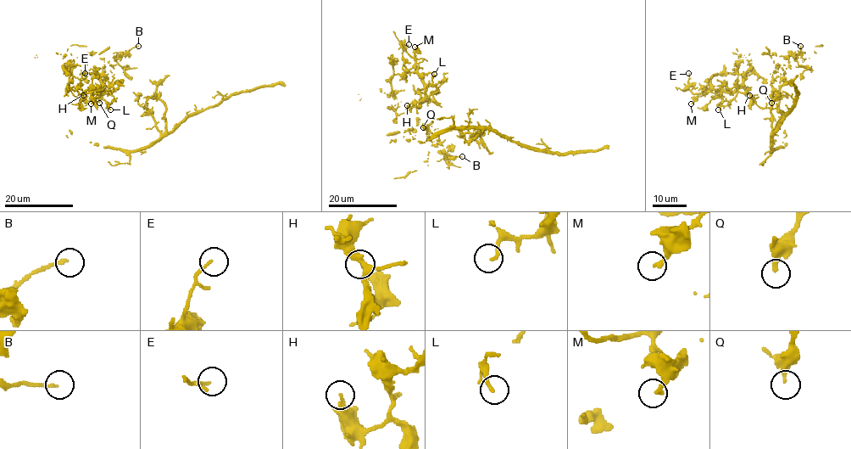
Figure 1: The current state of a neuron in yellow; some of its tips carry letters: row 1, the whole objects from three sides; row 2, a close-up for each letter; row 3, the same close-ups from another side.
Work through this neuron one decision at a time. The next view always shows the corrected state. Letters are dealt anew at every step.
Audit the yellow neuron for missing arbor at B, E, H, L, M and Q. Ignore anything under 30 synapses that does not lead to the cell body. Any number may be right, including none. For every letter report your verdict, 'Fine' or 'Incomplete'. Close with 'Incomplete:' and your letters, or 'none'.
B: Fine
E: Fine
H: Fine
L: Fine
M: Fine
Q: Fine
Incomplete: none

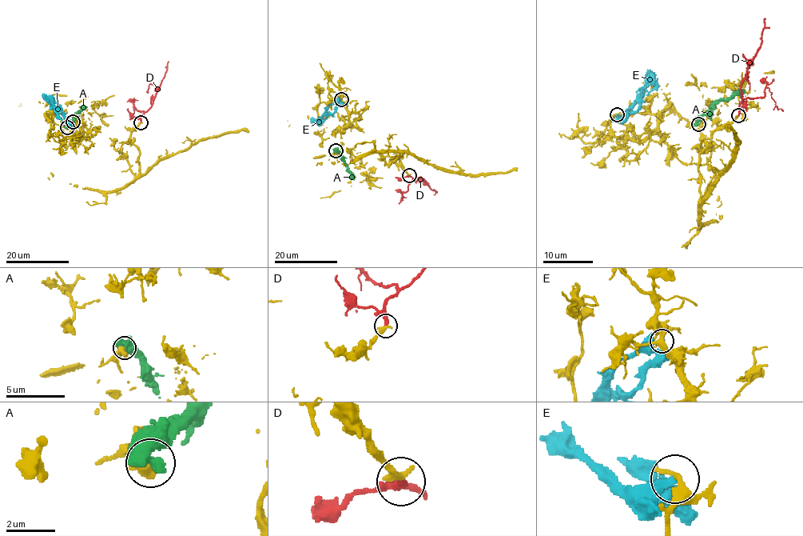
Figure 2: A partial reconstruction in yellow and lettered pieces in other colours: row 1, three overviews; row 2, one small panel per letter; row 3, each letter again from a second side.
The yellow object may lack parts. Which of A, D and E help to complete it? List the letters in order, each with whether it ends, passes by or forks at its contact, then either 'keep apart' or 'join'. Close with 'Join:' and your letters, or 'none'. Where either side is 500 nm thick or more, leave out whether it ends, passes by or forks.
A: keep apart
D: it ends there; join
E: it ends there; keep apart
Join: D

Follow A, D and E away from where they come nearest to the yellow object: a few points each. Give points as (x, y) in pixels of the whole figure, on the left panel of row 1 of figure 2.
A: (67, 128), (76, 114), (86, 108)
D: (141, 122), (141, 116), (150, 107), (164, 78), (168, 61)
E: (73, 122), (64, 122), (50, 100), (41, 94)

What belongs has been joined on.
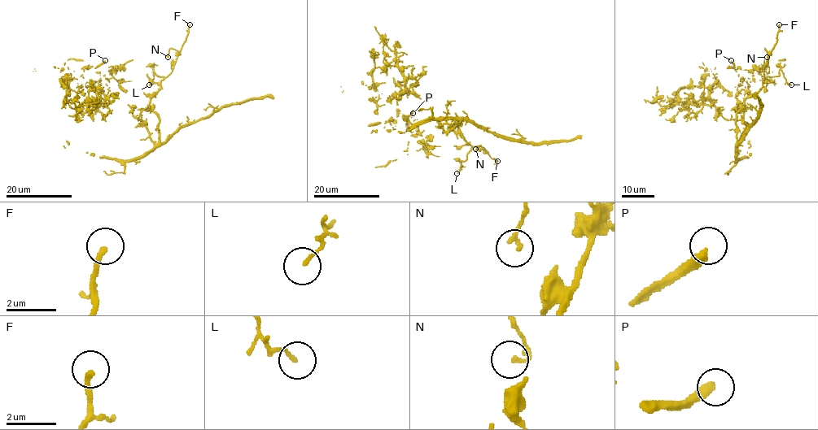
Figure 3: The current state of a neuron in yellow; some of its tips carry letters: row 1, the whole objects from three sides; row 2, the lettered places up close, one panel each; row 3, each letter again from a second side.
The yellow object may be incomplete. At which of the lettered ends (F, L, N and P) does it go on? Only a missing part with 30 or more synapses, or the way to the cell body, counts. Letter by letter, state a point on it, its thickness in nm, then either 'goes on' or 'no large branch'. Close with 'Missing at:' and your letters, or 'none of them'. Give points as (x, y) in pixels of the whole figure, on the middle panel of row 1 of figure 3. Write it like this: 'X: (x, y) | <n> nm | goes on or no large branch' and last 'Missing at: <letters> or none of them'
F: (497, 161) | 200 nm | no large branch
L: (457, 173) | 120 nm | no large branch
N: (475, 149) | 130 nm | no large branch
P: (413, 113) | 260 nm | goes on
Missing at: P

